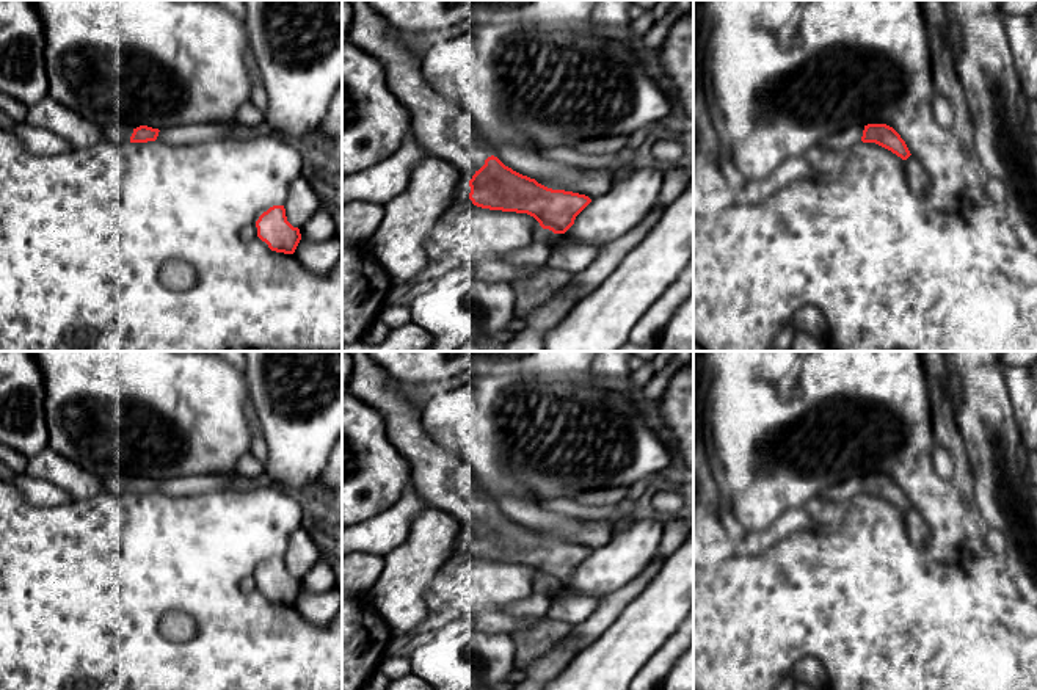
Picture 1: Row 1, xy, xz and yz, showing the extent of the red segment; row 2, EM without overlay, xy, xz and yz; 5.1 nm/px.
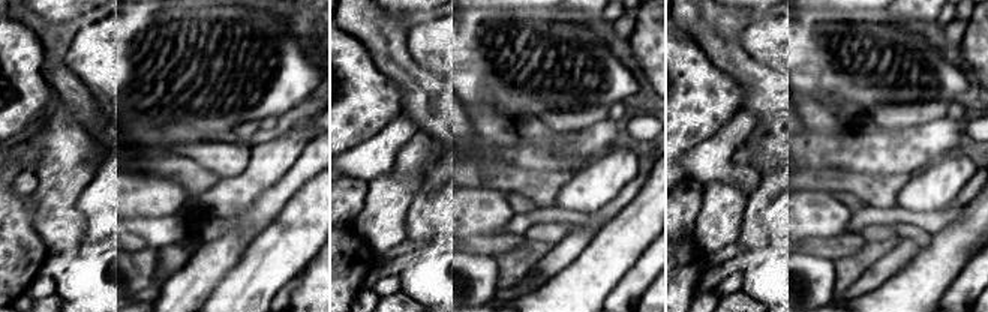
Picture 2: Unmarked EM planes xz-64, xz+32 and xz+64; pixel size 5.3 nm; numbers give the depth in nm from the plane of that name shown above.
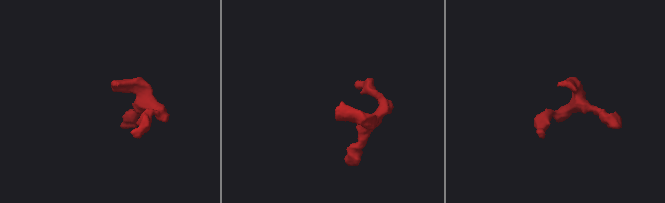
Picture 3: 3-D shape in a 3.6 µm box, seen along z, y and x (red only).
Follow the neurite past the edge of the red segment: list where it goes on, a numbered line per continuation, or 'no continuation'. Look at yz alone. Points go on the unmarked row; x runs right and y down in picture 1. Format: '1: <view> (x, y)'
1: yz (843, 493)

